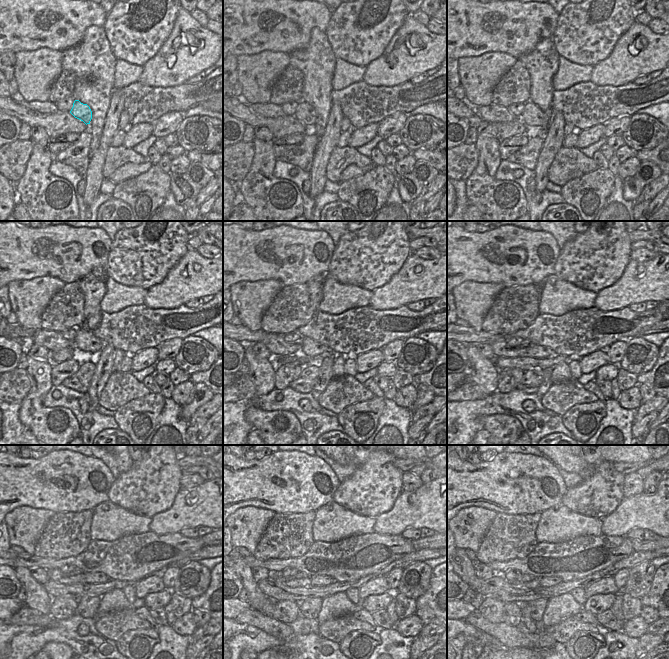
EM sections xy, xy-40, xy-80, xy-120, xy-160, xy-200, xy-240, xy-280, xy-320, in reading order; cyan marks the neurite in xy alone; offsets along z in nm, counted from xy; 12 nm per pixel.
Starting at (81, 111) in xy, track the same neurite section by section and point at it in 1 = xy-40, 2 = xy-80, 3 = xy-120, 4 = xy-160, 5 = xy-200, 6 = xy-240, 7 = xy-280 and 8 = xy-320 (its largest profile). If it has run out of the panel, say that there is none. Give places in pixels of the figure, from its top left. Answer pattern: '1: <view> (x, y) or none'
1: xy-40 (305, 113)
2: xy-80 (532, 116)
3: xy-120 (85, 340)
4: xy-160 (313, 349)
5: xy-200 (532, 351)
6: xy-240 (85, 577)
7: xy-280 (320, 580)
8: xy-320 (544, 582)

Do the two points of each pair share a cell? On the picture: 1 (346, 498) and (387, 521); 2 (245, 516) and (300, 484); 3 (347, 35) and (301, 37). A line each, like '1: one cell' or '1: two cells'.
1: two cells
2: two cells
3: two cells

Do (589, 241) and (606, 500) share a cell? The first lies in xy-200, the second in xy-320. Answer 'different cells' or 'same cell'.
same cell

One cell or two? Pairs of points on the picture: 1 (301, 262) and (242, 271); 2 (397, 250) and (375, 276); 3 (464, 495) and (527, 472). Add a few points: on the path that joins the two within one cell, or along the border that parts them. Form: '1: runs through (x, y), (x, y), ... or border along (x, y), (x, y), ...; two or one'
1: runs through (286, 263), (281, 267), (257, 267); one
2: runs through (391, 256), (377, 270); one
3: runs through (480, 485), (513, 483); one

